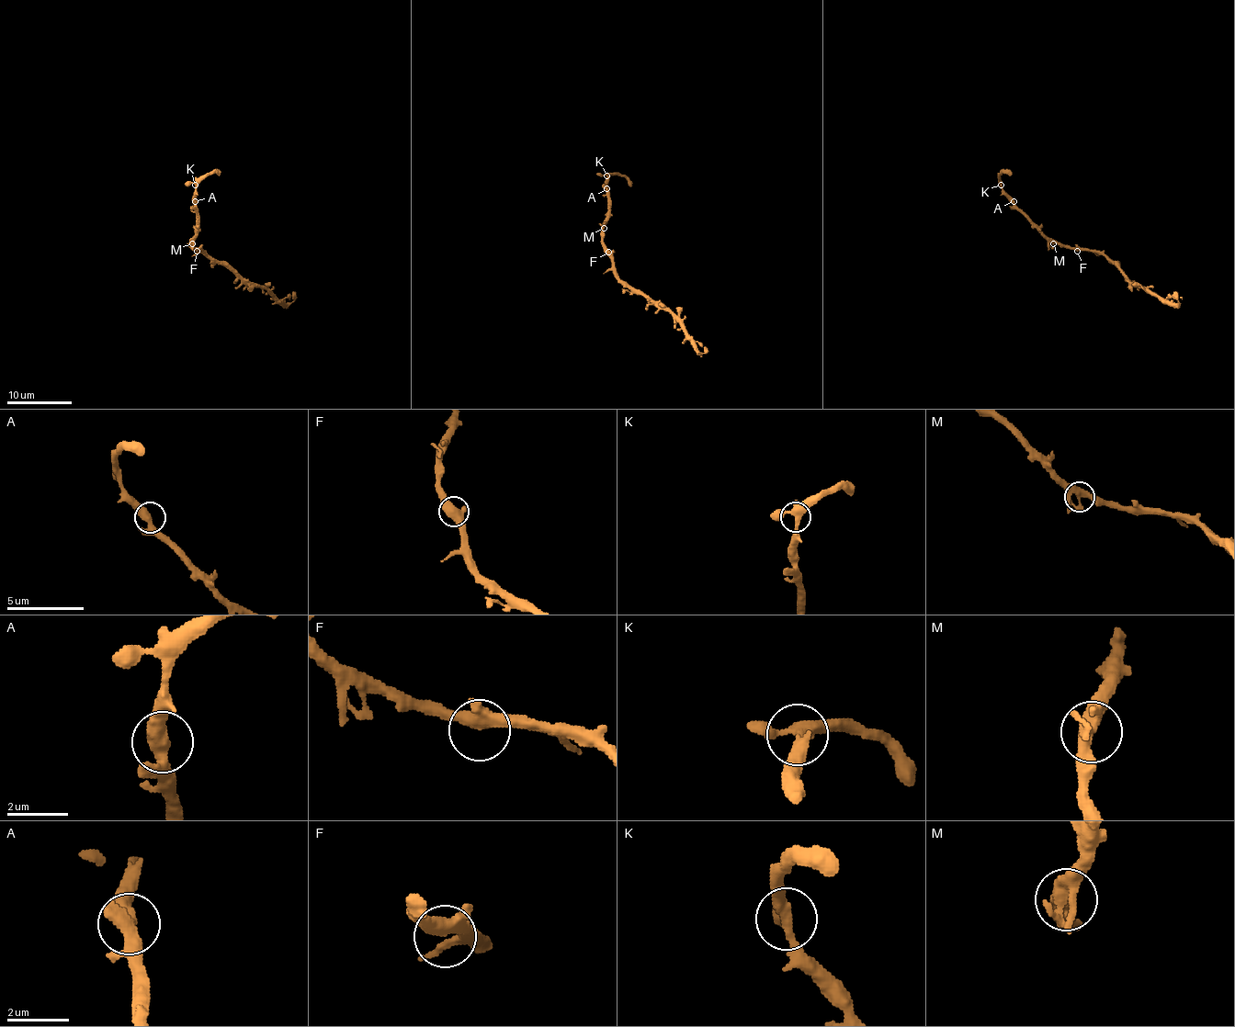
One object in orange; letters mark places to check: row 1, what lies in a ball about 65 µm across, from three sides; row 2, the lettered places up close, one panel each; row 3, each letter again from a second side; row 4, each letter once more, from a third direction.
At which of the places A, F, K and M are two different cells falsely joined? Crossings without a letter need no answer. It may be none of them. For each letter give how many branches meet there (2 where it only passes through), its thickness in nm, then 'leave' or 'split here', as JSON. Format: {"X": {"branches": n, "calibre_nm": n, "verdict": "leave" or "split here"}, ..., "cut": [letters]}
{"A": {"branches": 3, "calibre_nm": 360, "verdict": "leave"}, "F": {"branches": 3, "calibre_nm": 400, "verdict": "leave"}, "K": {"branches": 3, "calibre_nm": 340, "verdict": "leave"}, "M": {"branches": 4, "calibre_nm": 400, "verdict": "leave"}, "cut": []}

